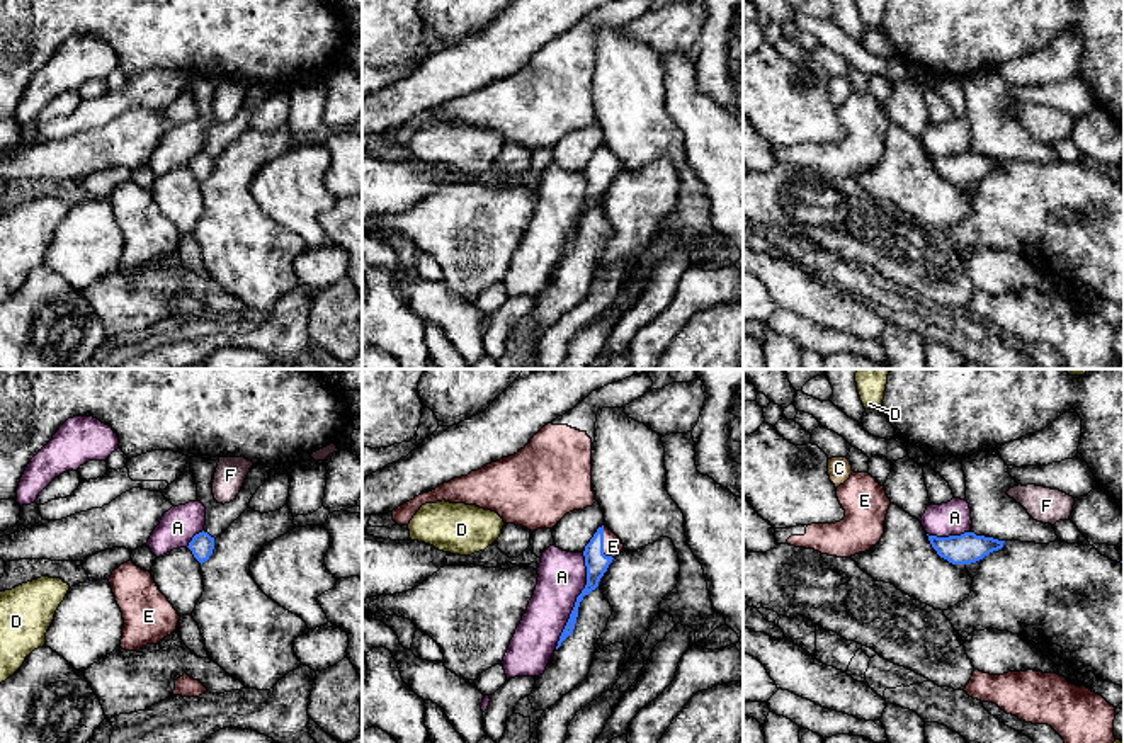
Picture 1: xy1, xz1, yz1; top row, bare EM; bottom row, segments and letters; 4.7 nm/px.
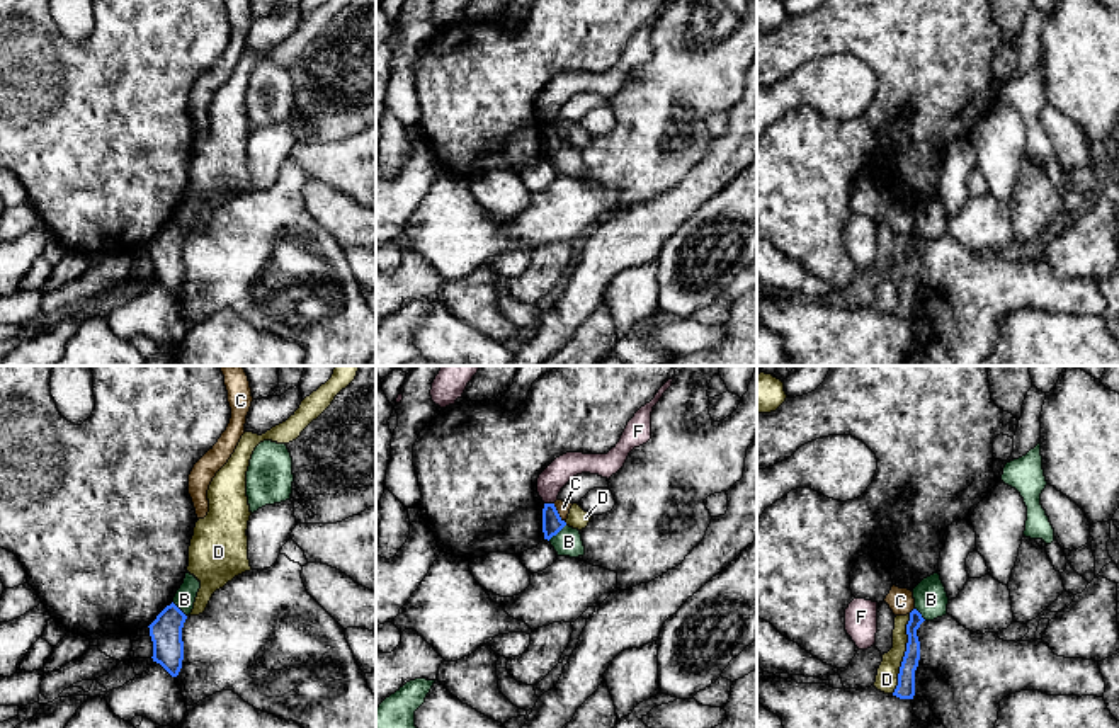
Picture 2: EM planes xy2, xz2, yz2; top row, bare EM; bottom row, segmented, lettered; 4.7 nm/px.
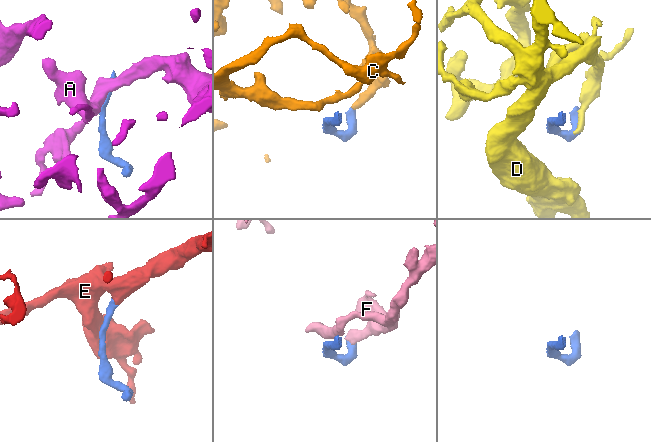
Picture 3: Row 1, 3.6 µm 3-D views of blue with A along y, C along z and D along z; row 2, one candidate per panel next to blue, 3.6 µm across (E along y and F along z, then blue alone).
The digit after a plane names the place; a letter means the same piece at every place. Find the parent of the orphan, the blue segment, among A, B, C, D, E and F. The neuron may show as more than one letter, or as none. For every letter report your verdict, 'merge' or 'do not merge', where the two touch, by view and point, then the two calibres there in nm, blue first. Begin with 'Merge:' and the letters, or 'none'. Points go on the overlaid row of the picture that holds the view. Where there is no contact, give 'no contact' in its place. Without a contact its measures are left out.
Merge: E
A: do not merge; meets blue in xz1 at (577, 601); 110 nm thick on the blue side, 220 nm on the other
B: do not merge; meets blue in xz2 at (556, 533); 100 nm thick on the blue side, 130 nm on the other
C: do not merge; meets blue in xz2 at (558, 514); 100 nm thick on the blue side, 60 nm on the other
D: do not merge; meets blue in yz2 at (905, 654); 90 nm thick on the blue side, 110 nm on the other
E: merge; meets blue in xz1 at (602, 544); 110 nm thick on the blue side, 100 nm on the other
F: do not merge; meets blue in xz2 at (550, 504); 100 nm thick on the blue side, 120 nm on the other

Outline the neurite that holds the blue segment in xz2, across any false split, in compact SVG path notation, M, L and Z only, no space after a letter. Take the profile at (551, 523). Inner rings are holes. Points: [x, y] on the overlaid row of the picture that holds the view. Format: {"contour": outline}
{"contour": "M544 503L544 509L542 509L542 532L544 532L544 539L549 541L565 526L566 526L566 522L560 517L554 503Z"}

